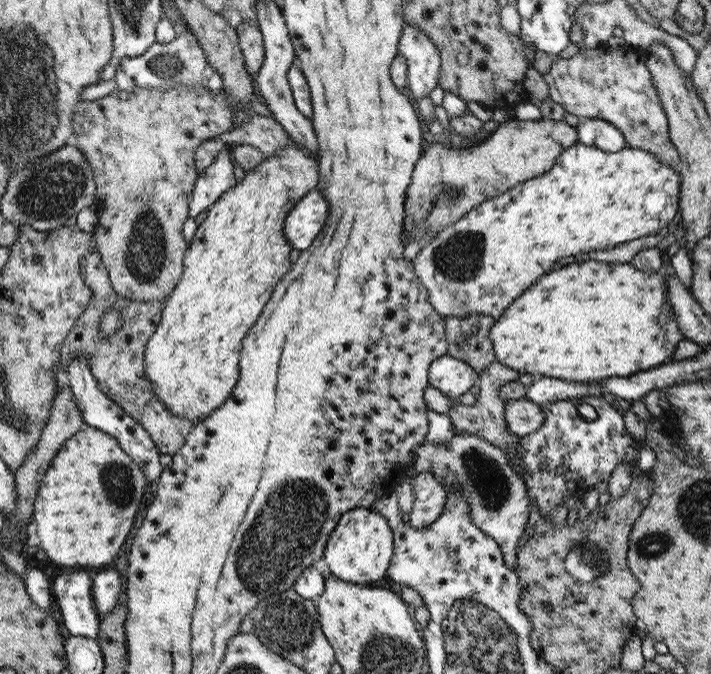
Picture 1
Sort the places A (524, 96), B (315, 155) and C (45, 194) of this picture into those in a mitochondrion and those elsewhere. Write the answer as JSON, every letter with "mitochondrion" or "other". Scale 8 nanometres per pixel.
{"A":"other","B":"other","C":"mitochondrion"}

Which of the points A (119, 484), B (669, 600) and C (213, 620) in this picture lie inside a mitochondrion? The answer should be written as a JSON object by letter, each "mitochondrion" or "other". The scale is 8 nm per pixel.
{"A":"mitochondrion","B":"other","C":"other"}

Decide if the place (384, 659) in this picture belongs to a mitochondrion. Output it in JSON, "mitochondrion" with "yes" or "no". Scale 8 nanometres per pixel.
{"mitochondrion":"yes"}

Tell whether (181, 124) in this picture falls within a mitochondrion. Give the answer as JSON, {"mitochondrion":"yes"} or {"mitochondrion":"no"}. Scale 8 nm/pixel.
{"mitochondrion":"no"}

